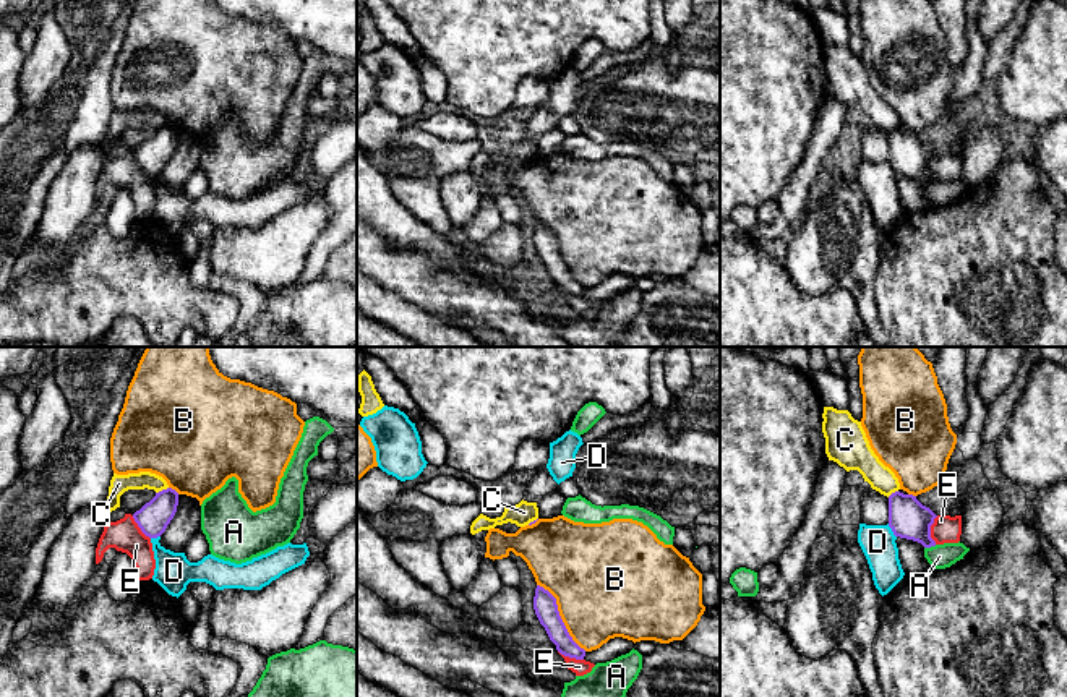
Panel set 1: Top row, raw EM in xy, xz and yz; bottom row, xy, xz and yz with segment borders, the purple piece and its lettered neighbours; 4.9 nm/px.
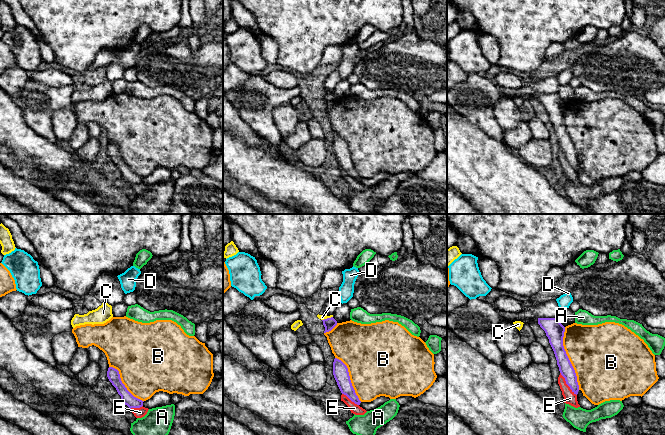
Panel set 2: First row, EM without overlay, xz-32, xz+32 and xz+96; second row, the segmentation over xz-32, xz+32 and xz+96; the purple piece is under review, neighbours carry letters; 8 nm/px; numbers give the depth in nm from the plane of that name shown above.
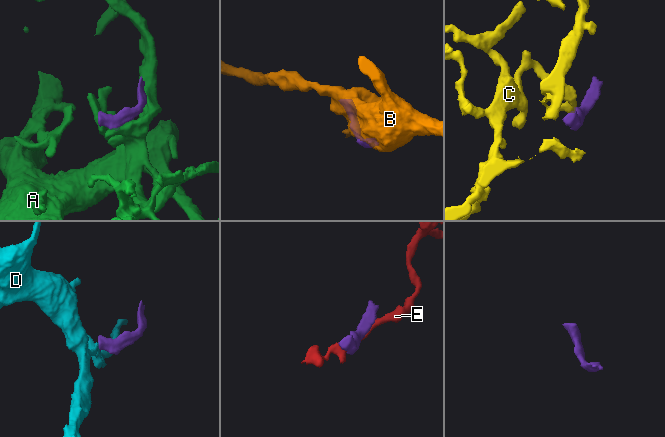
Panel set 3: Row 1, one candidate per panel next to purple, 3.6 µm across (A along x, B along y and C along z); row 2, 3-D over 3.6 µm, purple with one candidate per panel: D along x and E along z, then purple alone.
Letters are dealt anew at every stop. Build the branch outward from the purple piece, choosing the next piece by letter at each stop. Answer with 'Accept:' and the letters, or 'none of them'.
Accept: none of them

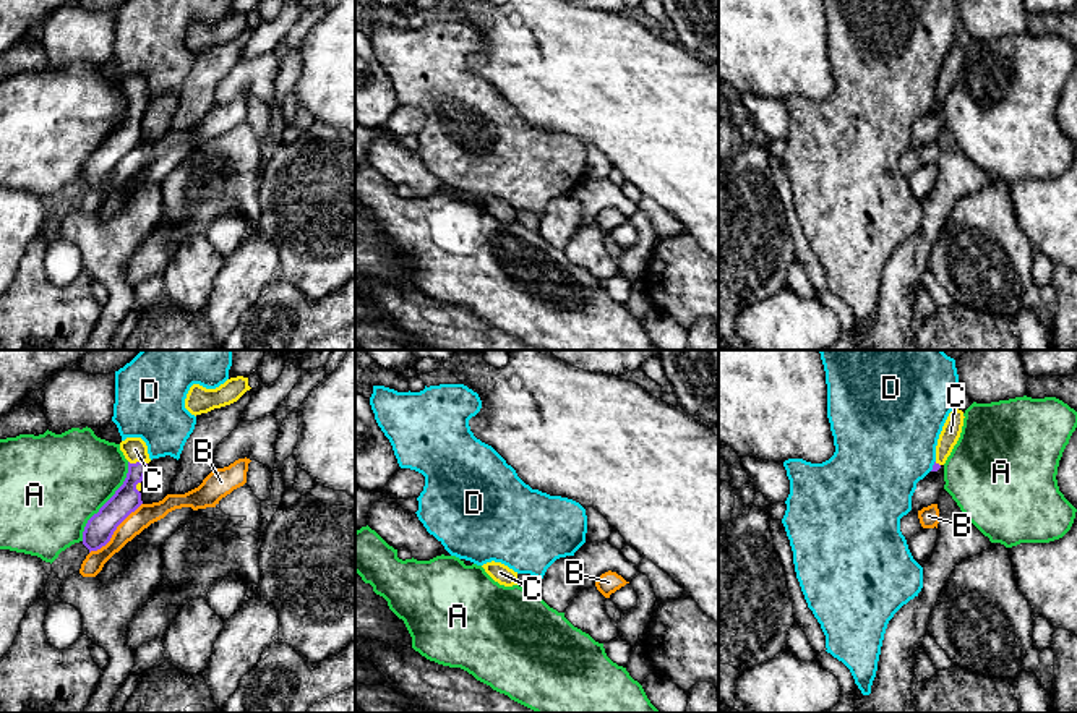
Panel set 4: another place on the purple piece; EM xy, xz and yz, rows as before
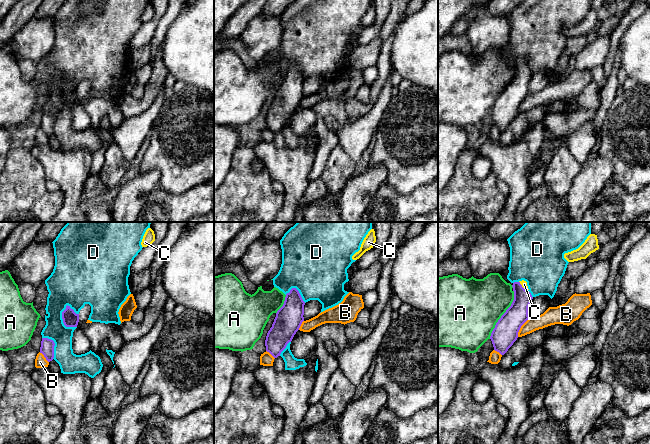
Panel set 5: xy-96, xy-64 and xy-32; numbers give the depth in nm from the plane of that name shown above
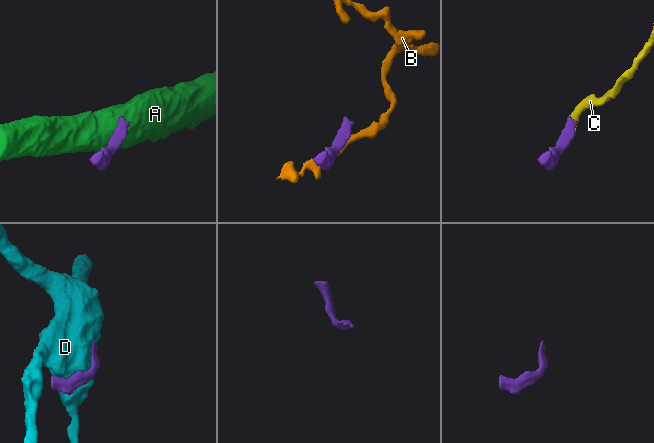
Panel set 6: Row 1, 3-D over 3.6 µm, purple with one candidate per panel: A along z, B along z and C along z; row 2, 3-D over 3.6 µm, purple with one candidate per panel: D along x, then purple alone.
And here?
Accept: C

